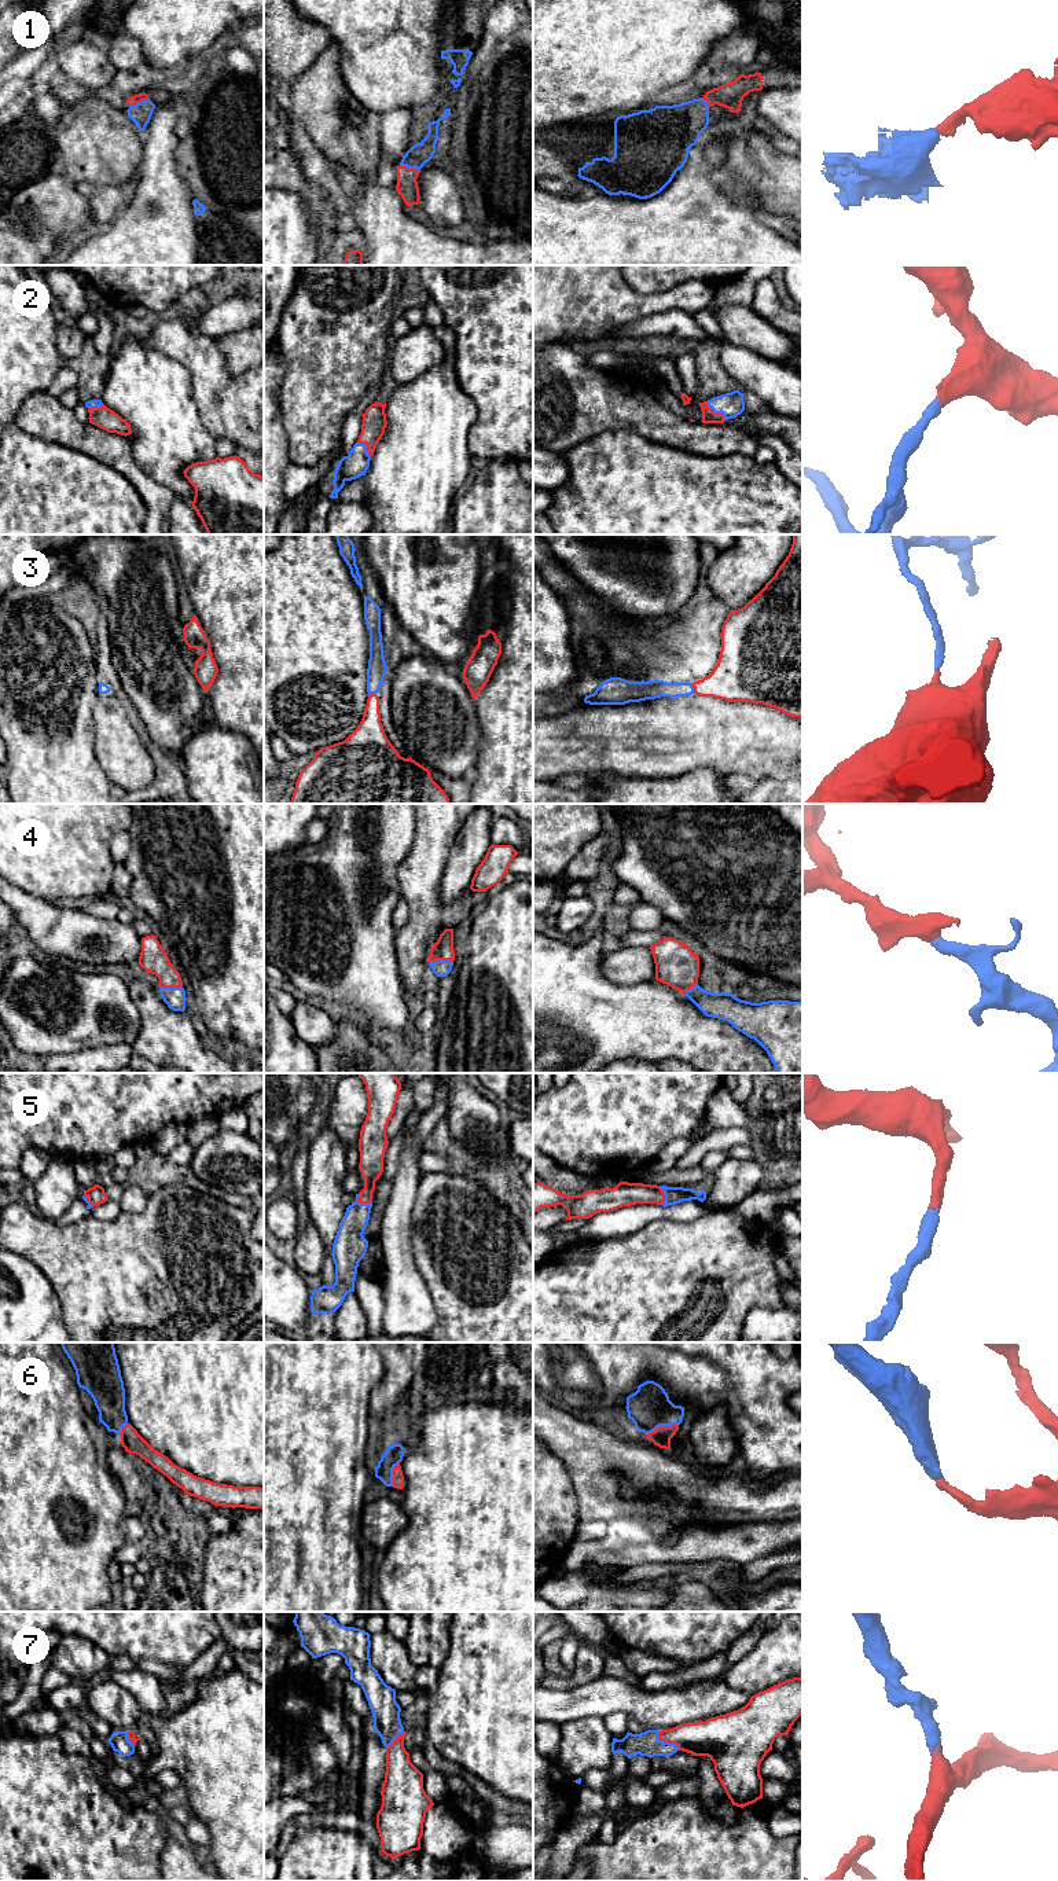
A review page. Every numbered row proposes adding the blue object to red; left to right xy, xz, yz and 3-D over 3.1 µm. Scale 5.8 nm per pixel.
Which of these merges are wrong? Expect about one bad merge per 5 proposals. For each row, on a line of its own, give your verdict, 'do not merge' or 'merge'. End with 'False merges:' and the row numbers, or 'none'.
1: merge
2: merge
3: merge
4: merge
5: merge
6: merge
7: merge
False merges: none

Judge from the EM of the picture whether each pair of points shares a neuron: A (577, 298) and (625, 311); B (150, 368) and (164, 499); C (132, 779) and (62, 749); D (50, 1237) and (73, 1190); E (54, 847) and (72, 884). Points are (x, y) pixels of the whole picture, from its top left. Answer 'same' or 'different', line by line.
A: same
B: different
C: different
D: different
E: same

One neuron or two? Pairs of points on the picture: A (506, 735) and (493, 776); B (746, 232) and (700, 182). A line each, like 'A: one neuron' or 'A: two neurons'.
A: one neuron
B: one neuron

